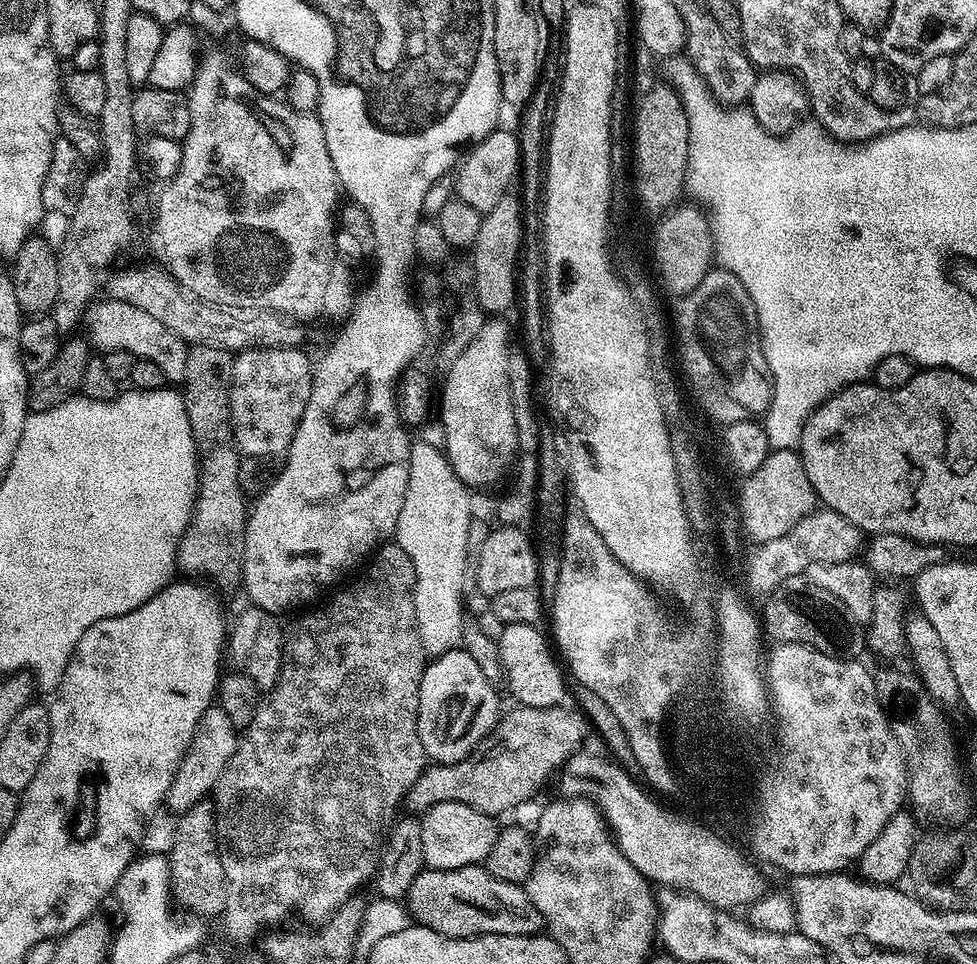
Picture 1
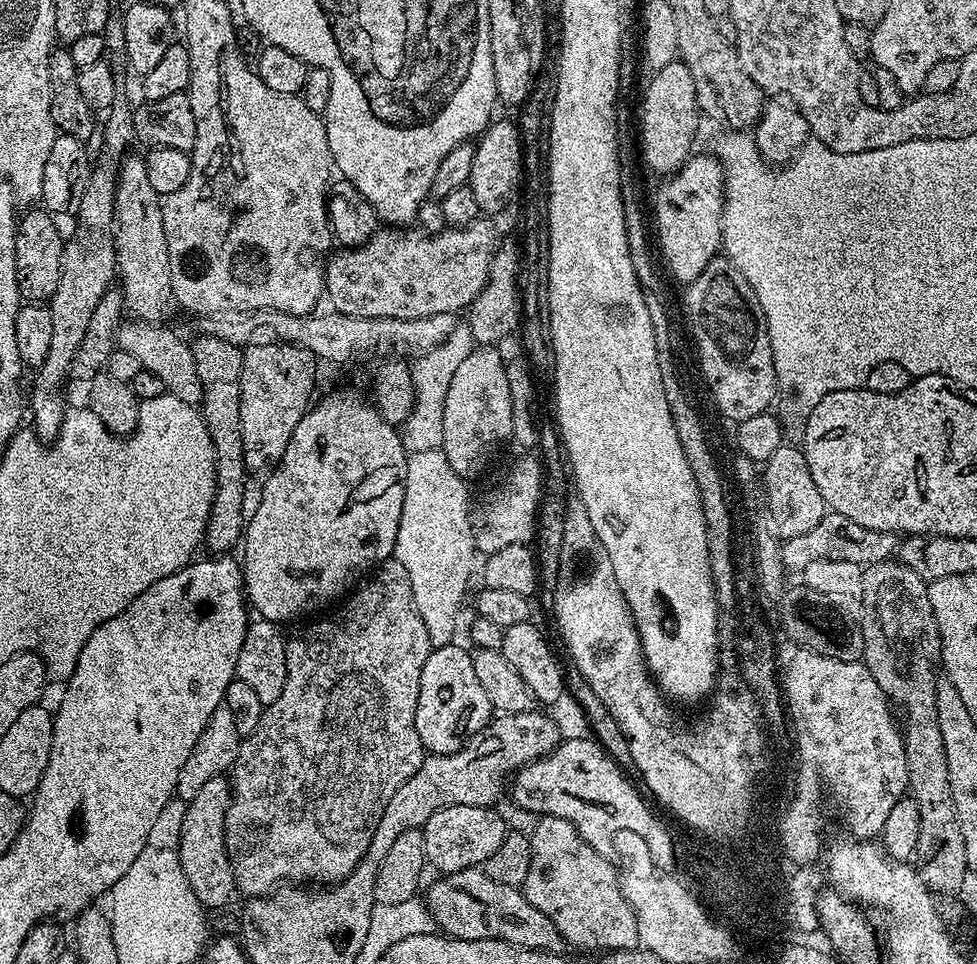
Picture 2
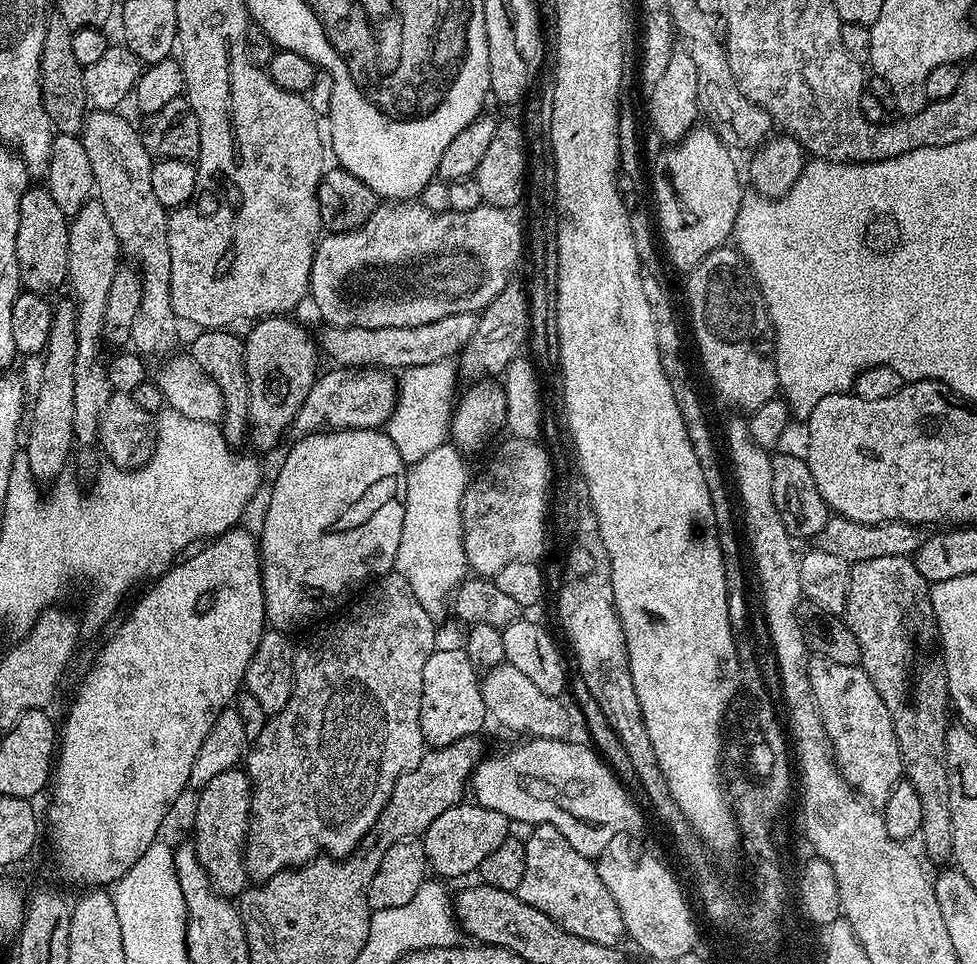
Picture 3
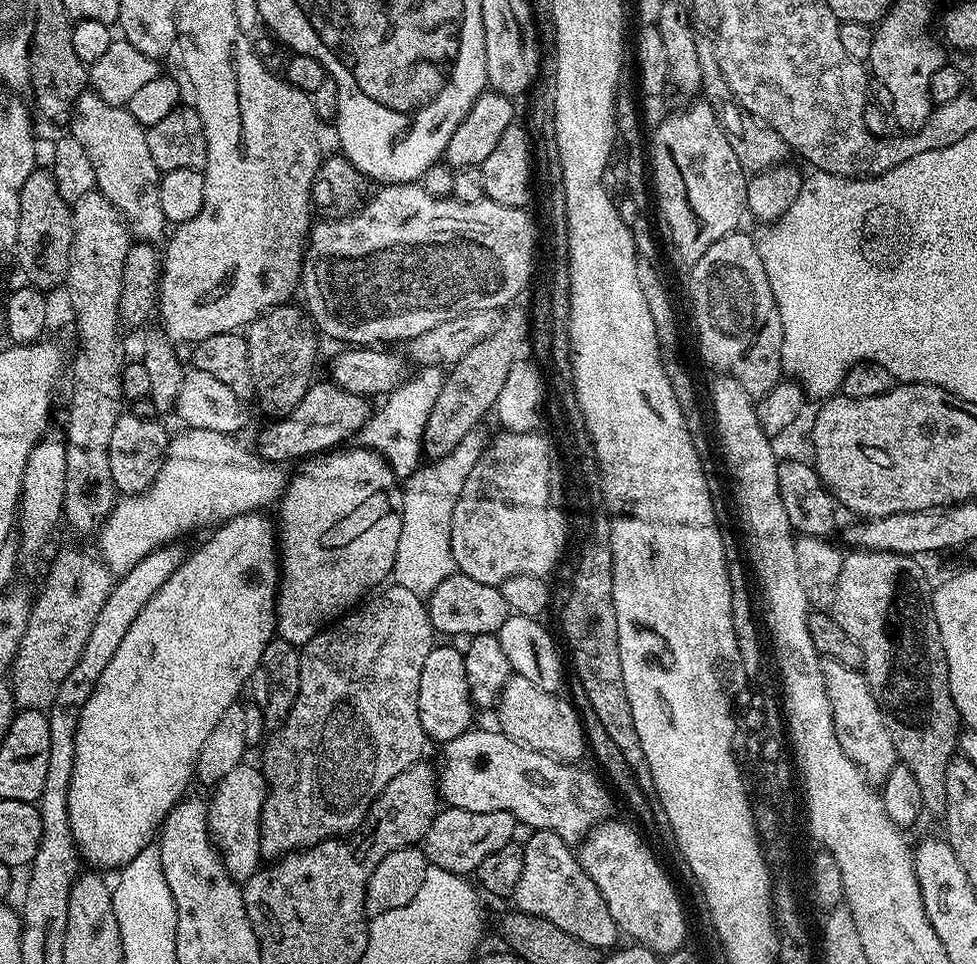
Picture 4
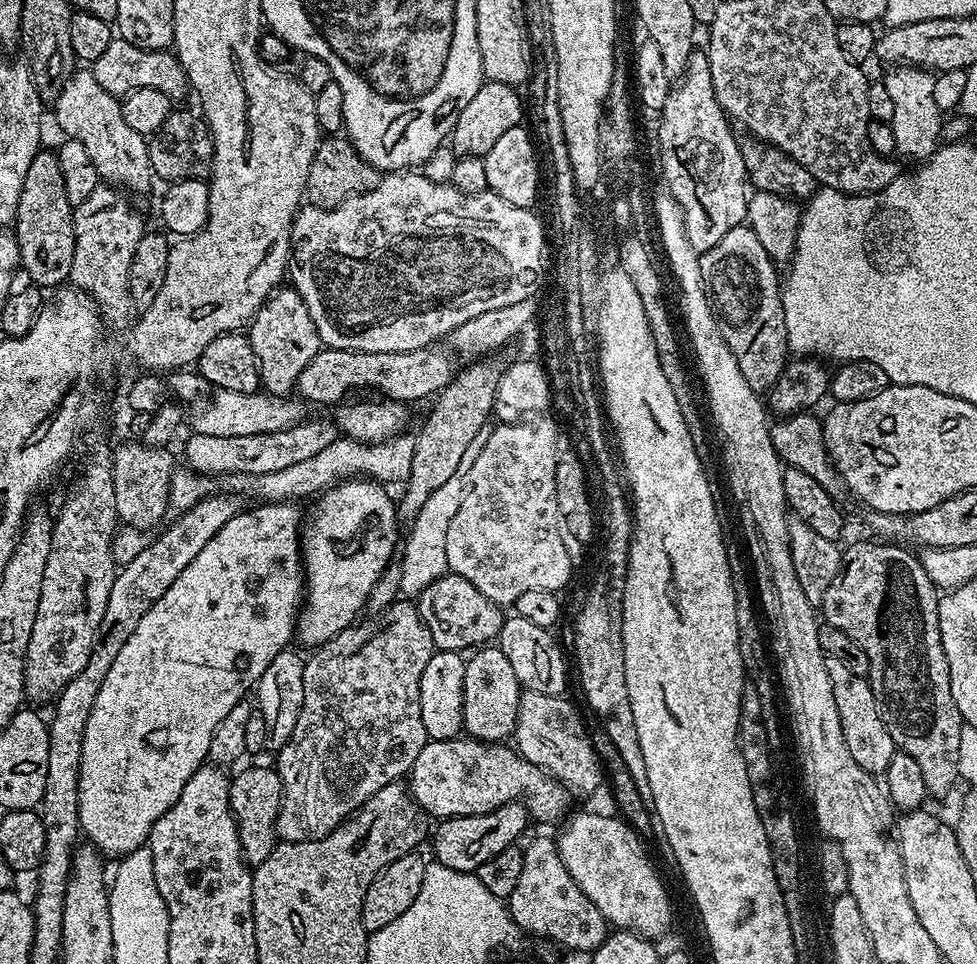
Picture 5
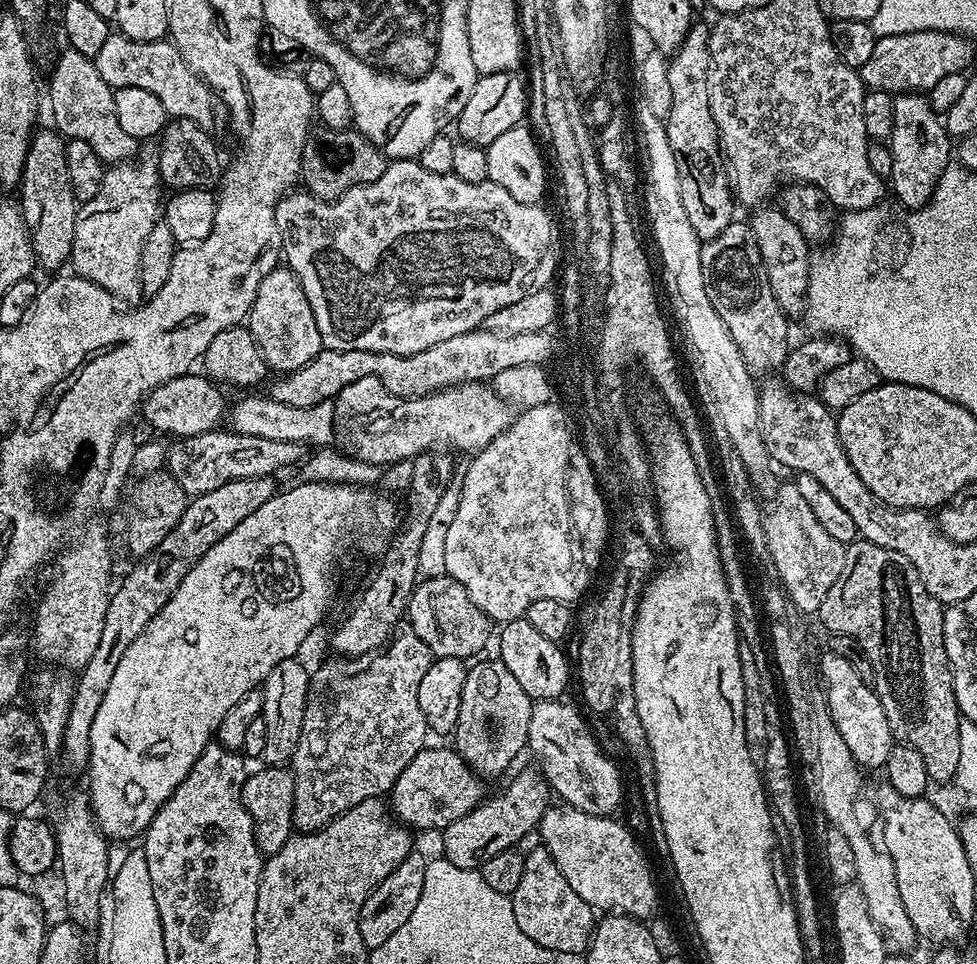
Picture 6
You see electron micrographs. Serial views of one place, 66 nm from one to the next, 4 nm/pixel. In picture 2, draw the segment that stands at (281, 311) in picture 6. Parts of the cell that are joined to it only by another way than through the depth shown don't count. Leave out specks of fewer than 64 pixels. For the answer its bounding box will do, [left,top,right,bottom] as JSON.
[240,343,318,457]

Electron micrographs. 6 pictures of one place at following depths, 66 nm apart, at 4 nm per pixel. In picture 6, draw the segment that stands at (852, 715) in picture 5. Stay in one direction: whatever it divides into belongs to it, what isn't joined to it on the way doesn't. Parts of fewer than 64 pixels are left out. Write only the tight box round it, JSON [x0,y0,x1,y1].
[820,650,894,769]

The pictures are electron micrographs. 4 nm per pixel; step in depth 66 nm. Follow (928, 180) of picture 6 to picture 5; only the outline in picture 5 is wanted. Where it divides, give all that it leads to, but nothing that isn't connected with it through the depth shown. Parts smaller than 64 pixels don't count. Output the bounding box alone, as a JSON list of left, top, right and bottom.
[882,66,942,162]

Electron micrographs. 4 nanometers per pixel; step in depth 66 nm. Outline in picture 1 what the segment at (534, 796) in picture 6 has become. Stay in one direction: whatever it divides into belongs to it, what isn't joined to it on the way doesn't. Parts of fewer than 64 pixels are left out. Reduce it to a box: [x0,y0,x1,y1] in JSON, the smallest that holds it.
[419,802,498,870]

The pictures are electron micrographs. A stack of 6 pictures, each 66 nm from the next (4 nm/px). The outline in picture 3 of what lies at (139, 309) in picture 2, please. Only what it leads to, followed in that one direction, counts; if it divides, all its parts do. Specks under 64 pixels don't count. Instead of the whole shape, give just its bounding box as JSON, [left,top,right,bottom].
[80,111,178,358]

